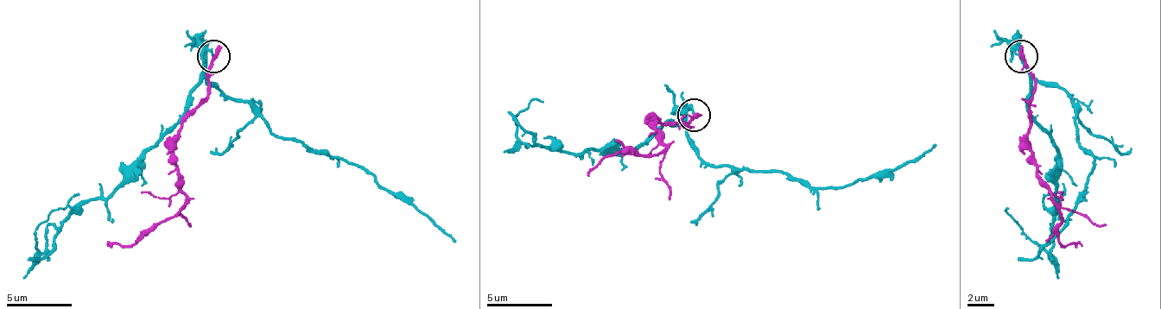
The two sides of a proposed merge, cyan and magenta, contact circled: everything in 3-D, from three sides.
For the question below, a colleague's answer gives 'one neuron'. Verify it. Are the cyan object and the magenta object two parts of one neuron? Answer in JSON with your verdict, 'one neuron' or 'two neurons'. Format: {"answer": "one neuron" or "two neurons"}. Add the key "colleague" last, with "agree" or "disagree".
{"answer": "two neurons", "colleague": "disagree"}

